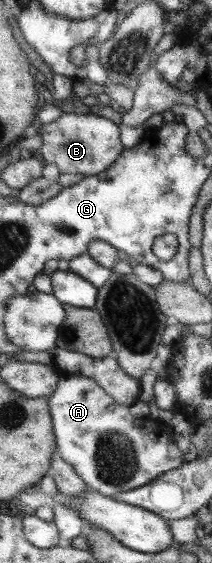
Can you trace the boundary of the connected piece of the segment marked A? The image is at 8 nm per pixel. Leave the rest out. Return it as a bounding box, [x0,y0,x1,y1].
[48,376,184,498]

